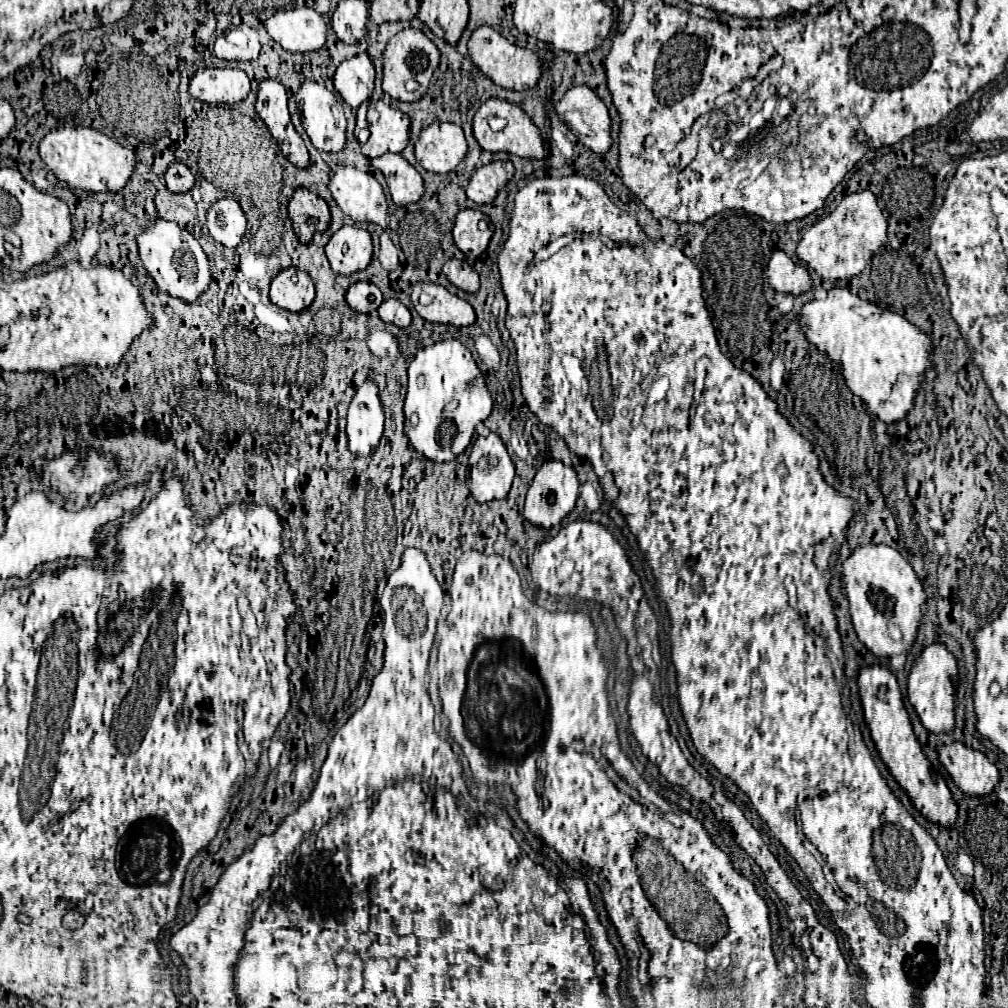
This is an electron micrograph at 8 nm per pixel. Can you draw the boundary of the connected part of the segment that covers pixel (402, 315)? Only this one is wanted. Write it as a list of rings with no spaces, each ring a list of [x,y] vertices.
[[[388,299],[384,301],[380,307],[378,307],[378,313],[380,313],[380,319],[384,323],[392,323],[396,327],[408,327],[412,323],[412,315],[410,311],[398,301],[398,299]]]

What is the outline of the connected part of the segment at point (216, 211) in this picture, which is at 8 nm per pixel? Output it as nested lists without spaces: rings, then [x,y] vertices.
[[[234,199],[216,201],[206,215],[206,225],[208,225],[214,241],[222,243],[224,247],[240,245],[240,241],[246,233],[244,211]]]

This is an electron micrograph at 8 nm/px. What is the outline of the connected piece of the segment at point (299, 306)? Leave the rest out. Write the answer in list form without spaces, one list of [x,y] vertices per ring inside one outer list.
[[[294,267],[280,271],[272,279],[270,301],[292,313],[304,311],[314,301],[314,283],[310,275]]]

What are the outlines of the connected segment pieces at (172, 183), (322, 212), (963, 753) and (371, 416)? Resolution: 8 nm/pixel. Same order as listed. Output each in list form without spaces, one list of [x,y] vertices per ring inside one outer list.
[[[184,163],[170,165],[164,177],[166,177],[166,187],[172,193],[186,193],[196,183],[196,177],[190,173],[190,169]]]
[[[304,187],[292,195],[288,213],[300,243],[310,243],[314,233],[322,233],[330,225],[330,209],[326,201]]]
[[[964,743],[942,745],[938,747],[938,755],[940,763],[966,795],[988,795],[1000,783],[996,765],[984,753]]]
[[[366,381],[354,395],[348,407],[348,451],[356,457],[368,457],[382,439],[384,411],[378,399],[378,387]]]

